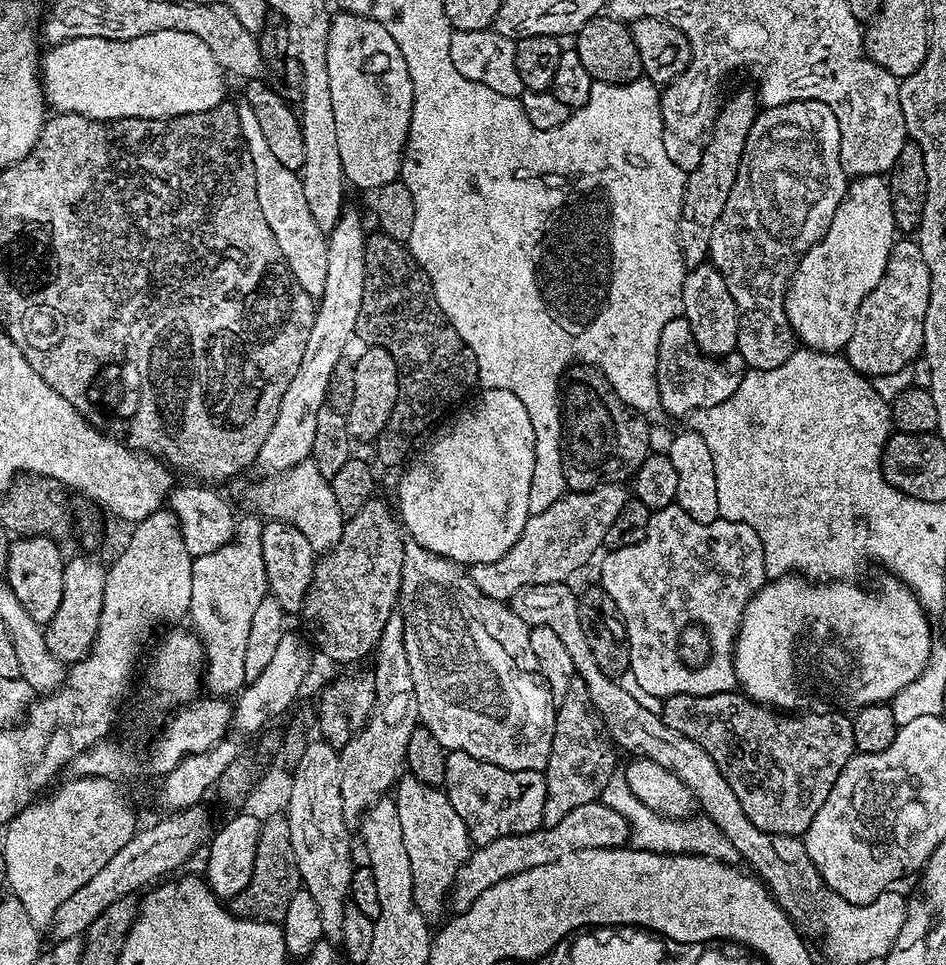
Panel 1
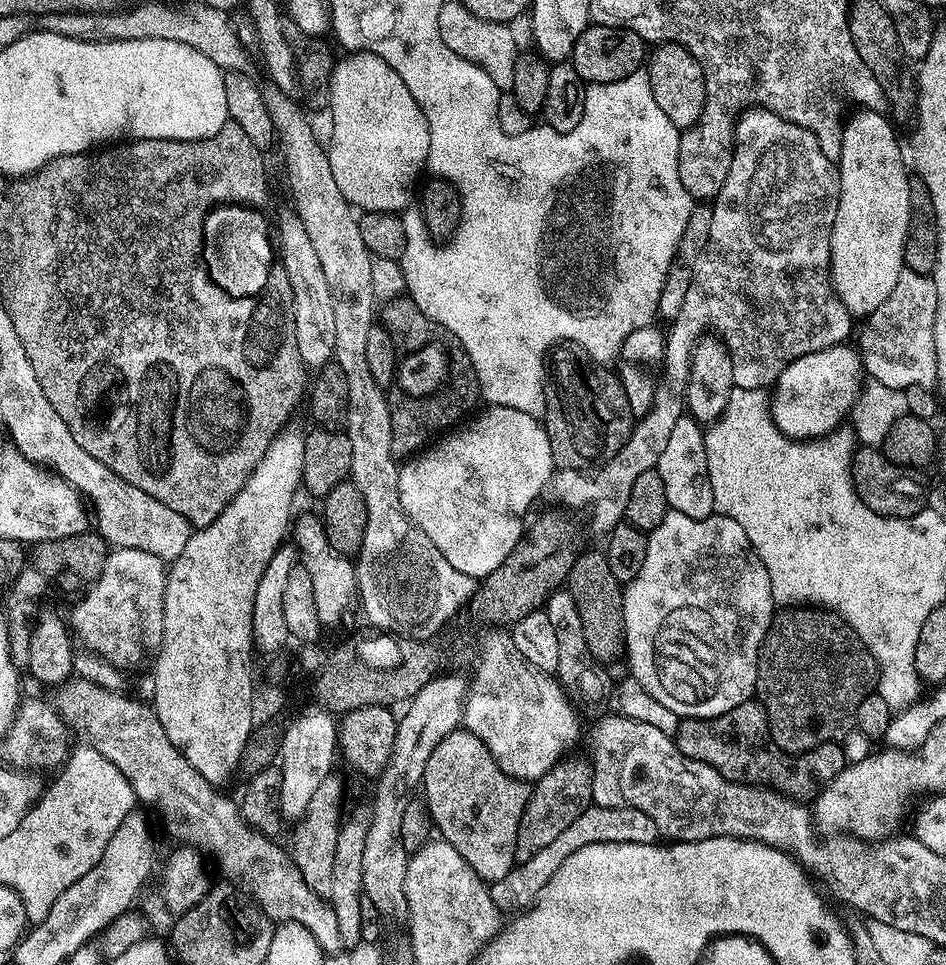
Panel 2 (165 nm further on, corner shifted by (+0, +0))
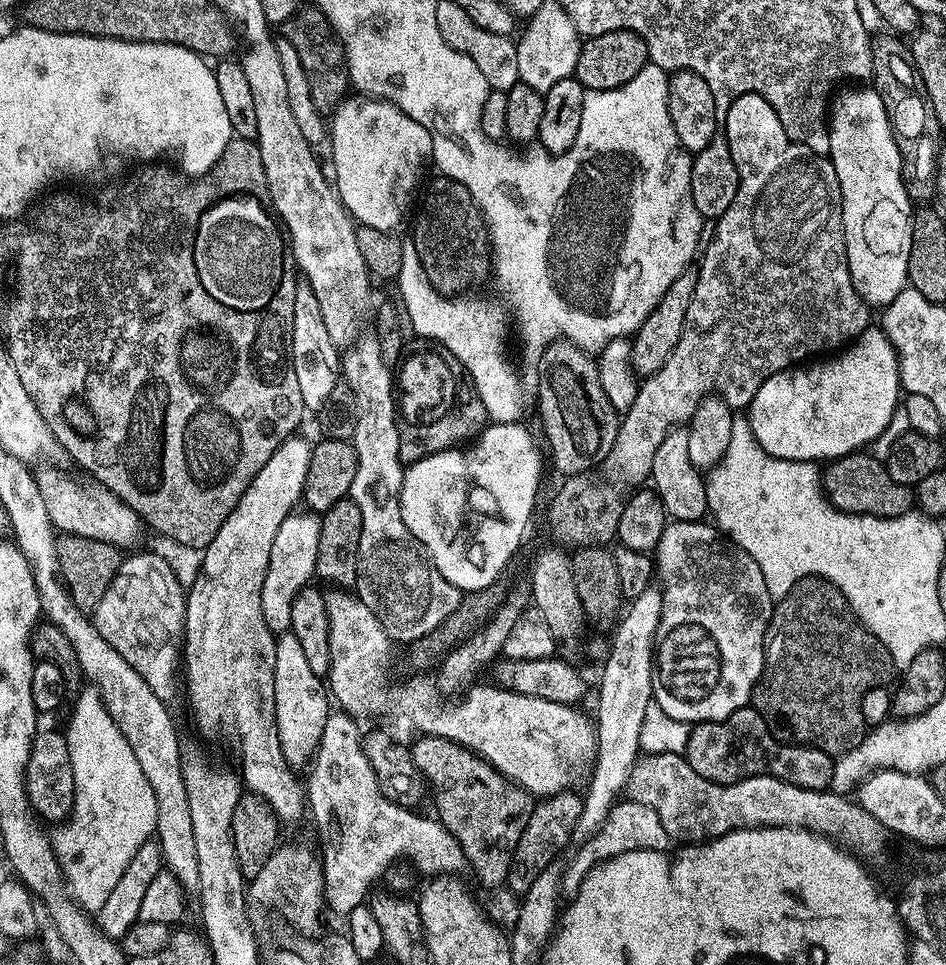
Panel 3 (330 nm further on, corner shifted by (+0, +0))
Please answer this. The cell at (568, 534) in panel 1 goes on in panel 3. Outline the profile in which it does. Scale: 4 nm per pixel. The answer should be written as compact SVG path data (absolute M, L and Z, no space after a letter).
M753 92L736 96L730 102L730 106L722 116L722 134L728 140L728 149L734 158L734 166L738 170L740 179L738 194L734 194L734 202L730 202L726 214L722 214L715 220L713 228L716 229L712 232L712 241L709 242L708 249L706 249L706 244L699 257L694 298L690 298L690 310L686 310L686 322L682 330L682 338L678 338L678 346L674 346L668 361L653 376L647 377L637 387L634 402L629 406L628 411L623 413L622 419L619 421L610 460L624 471L624 476L628 480L647 481L649 479L652 459L664 435L677 426L687 425L694 410L698 410L698 406L704 400L711 396L719 397L733 410L747 409L754 394L758 394L758 386L762 386L762 382L766 382L766 378L779 372L785 372L788 368L799 365L809 358L831 353L833 350L847 345L870 324L870 320L868 320L869 305L865 304L860 297L850 278L848 259L846 258L846 242L844 241L844 223L842 222L842 198L838 186L838 174L834 174L831 160L827 155L810 150L805 144L794 143L786 134L786 130L782 130L782 124L778 122L778 116L770 106L770 102L766 102L766 98Z

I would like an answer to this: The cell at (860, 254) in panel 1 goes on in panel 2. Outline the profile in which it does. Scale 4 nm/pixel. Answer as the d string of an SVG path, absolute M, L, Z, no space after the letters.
M871 110L853 111L844 121L842 150L838 161L838 214L834 218L834 230L830 234L830 272L833 293L856 318L867 318L871 312L878 310L878 306L882 306L882 302L886 302L886 298L890 298L890 290L894 290L898 274L905 267L904 239L912 217L908 189L910 172L906 167L901 141L900 144L896 141L896 132L891 123L893 121L884 112Z

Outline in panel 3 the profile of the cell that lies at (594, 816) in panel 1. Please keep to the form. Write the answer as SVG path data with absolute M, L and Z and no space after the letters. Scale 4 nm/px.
M627 798L621 799L612 808L603 827L595 835L591 836L589 840L583 841L579 845L580 850L577 852L576 858L571 863L567 863L567 891L569 888L569 893L575 894L579 892L580 885L584 883L589 873L600 865L607 863L608 860L613 860L622 854L636 850L658 850L663 852L669 847L669 844L666 826L662 826L658 814L654 814L654 810L650 810L650 806Z

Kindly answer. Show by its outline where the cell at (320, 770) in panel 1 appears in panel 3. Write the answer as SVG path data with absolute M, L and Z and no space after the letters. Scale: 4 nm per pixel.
M292 631L276 636L274 654L274 702L276 703L276 721L278 738L282 742L282 754L286 762L293 766L304 765L309 761L310 753L320 741L320 735L330 714L330 692L325 681L310 670L310 665Z

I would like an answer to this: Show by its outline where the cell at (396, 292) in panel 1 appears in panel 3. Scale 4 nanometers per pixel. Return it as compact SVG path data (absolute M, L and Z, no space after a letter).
M435 342L421 345L412 356L405 355L398 368L398 454L405 466L475 441L490 423L482 398L472 396L460 364L448 356L450 350L440 352L442 346Z

